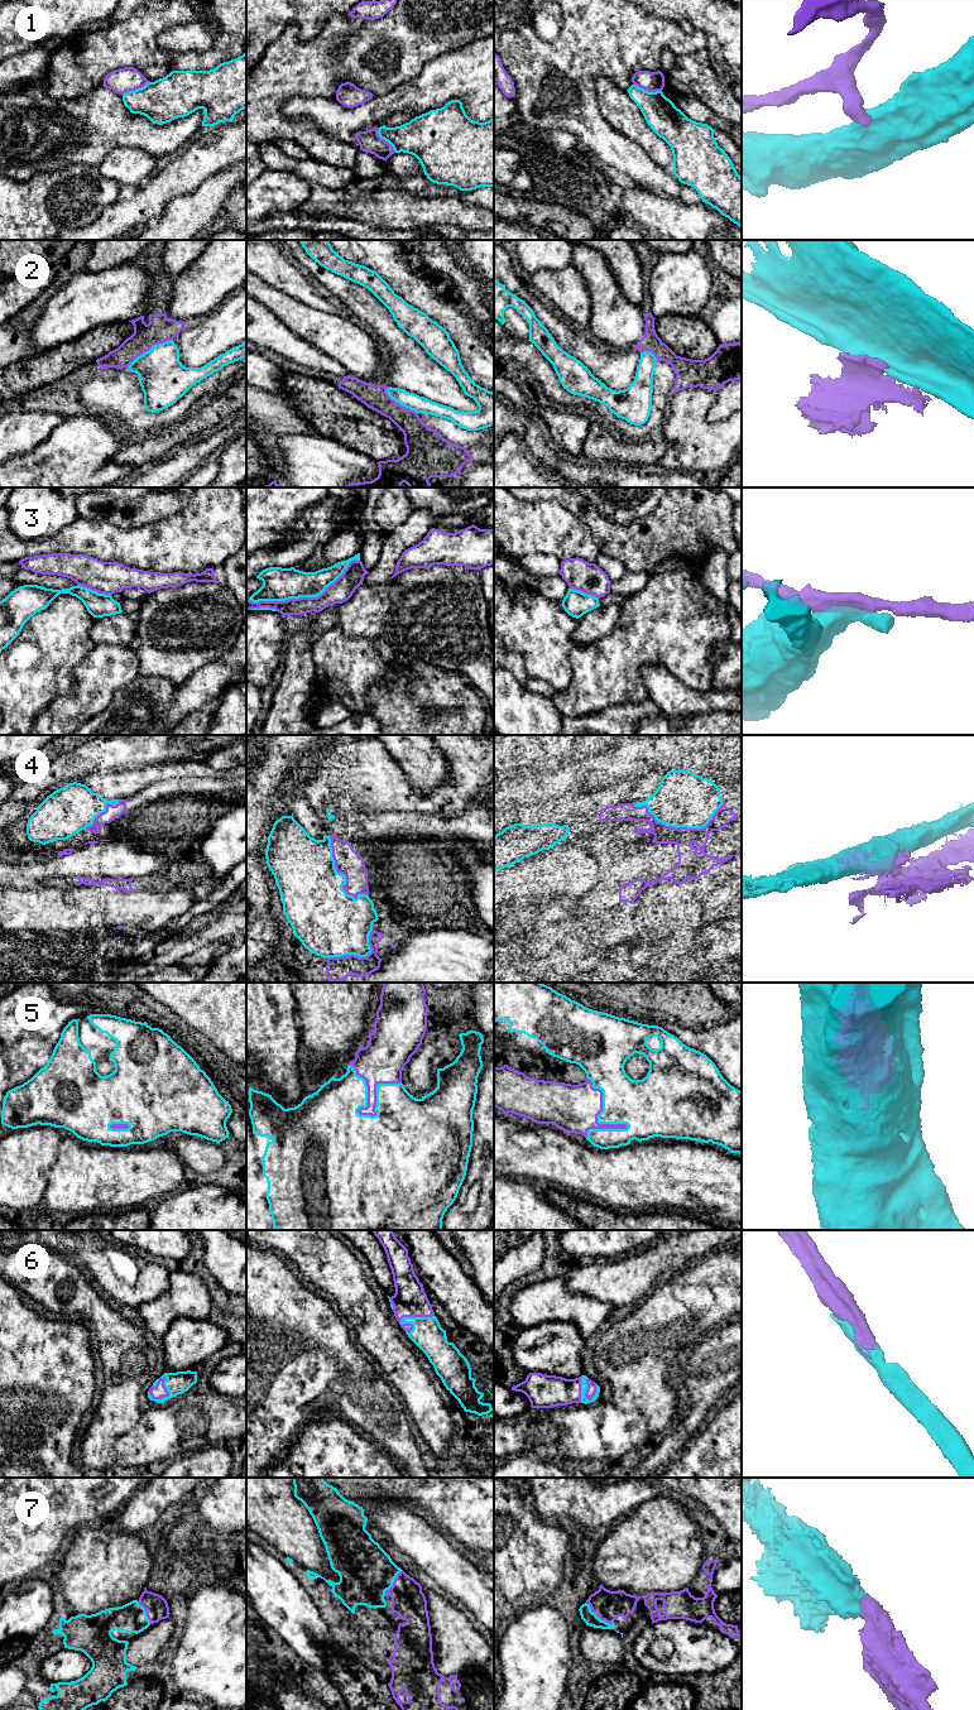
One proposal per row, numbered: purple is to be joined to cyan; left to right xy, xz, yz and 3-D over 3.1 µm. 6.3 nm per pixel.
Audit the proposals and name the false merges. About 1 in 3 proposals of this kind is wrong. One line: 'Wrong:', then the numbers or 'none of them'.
Wrong: 1, 2, 3, 4

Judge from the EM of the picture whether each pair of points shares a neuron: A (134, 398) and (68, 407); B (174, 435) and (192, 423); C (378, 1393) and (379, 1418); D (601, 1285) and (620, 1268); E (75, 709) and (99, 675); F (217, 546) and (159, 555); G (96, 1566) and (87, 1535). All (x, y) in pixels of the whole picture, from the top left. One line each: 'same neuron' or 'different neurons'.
A: different neurons
B: same neuron
C: same neuron
D: same neuron
E: same neuron
F: same neuron
G: same neuron

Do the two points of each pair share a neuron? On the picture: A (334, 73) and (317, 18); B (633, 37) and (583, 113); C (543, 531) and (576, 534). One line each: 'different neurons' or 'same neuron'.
A: different neurons
B: same neuron
C: same neuron

